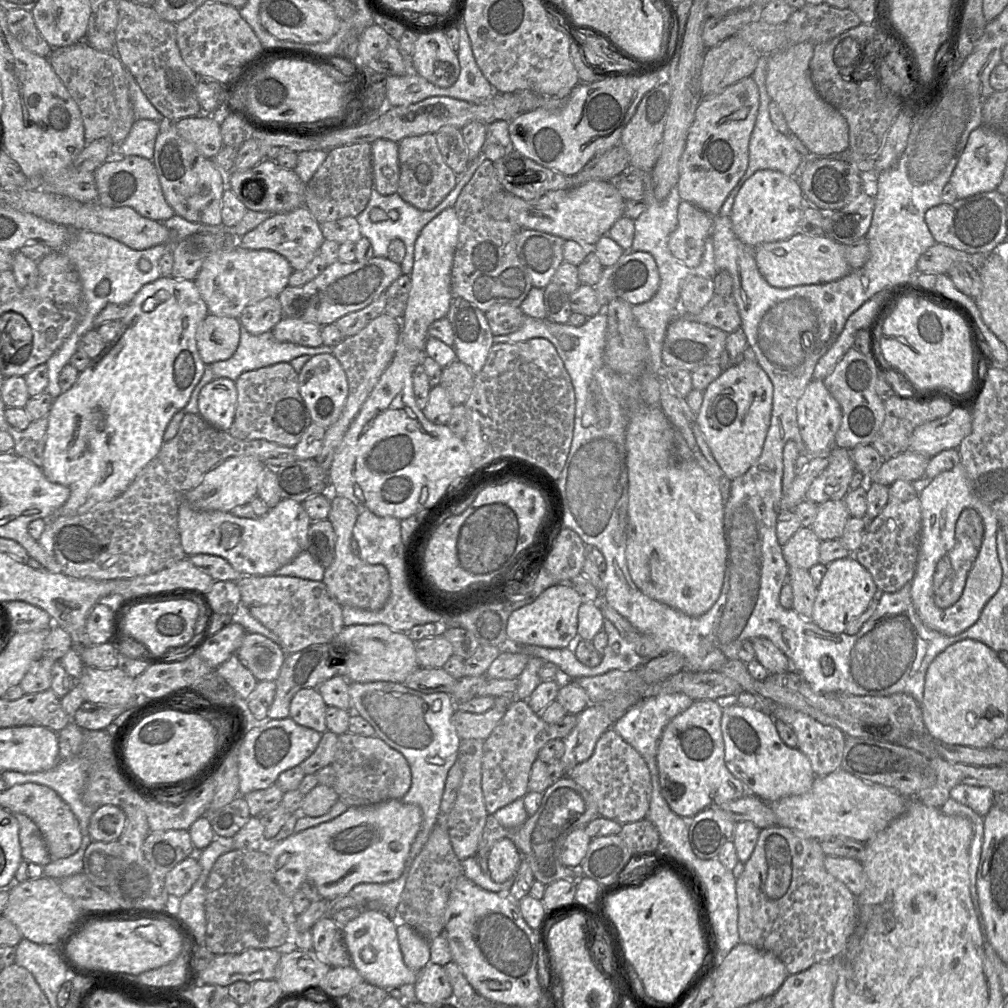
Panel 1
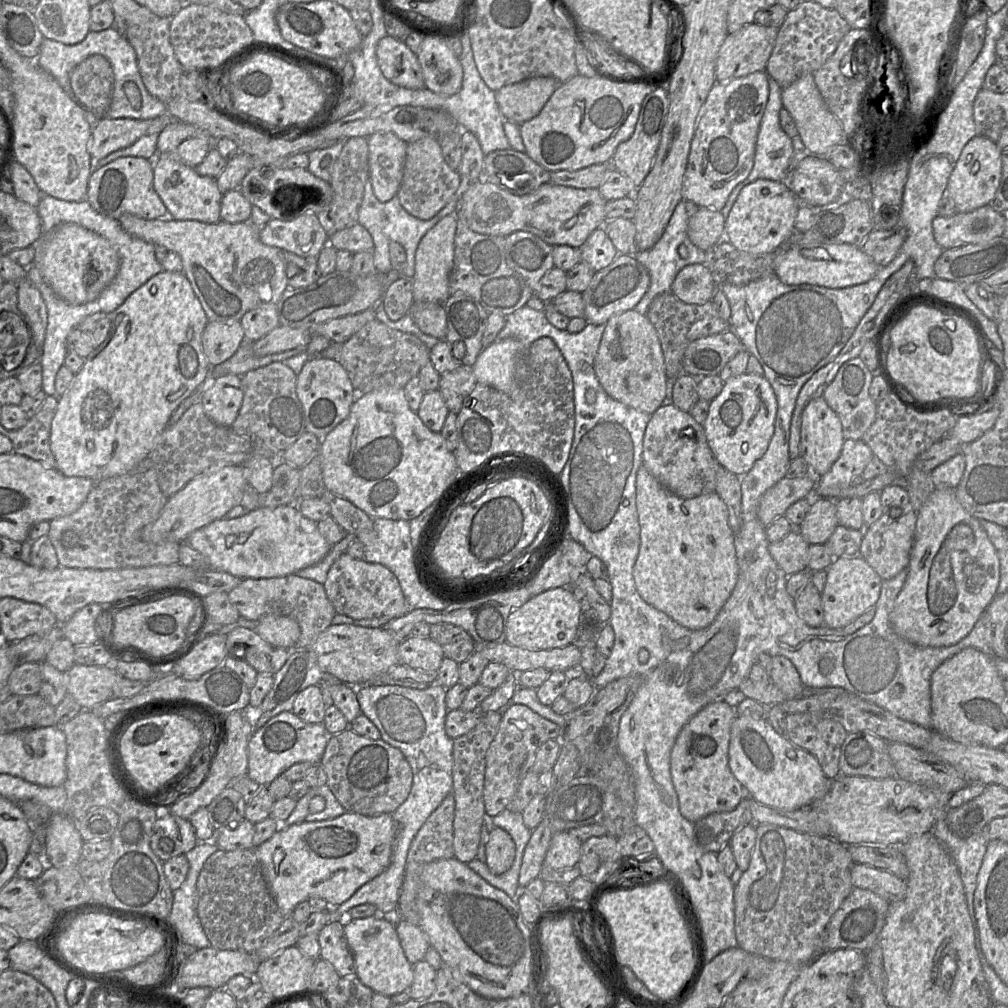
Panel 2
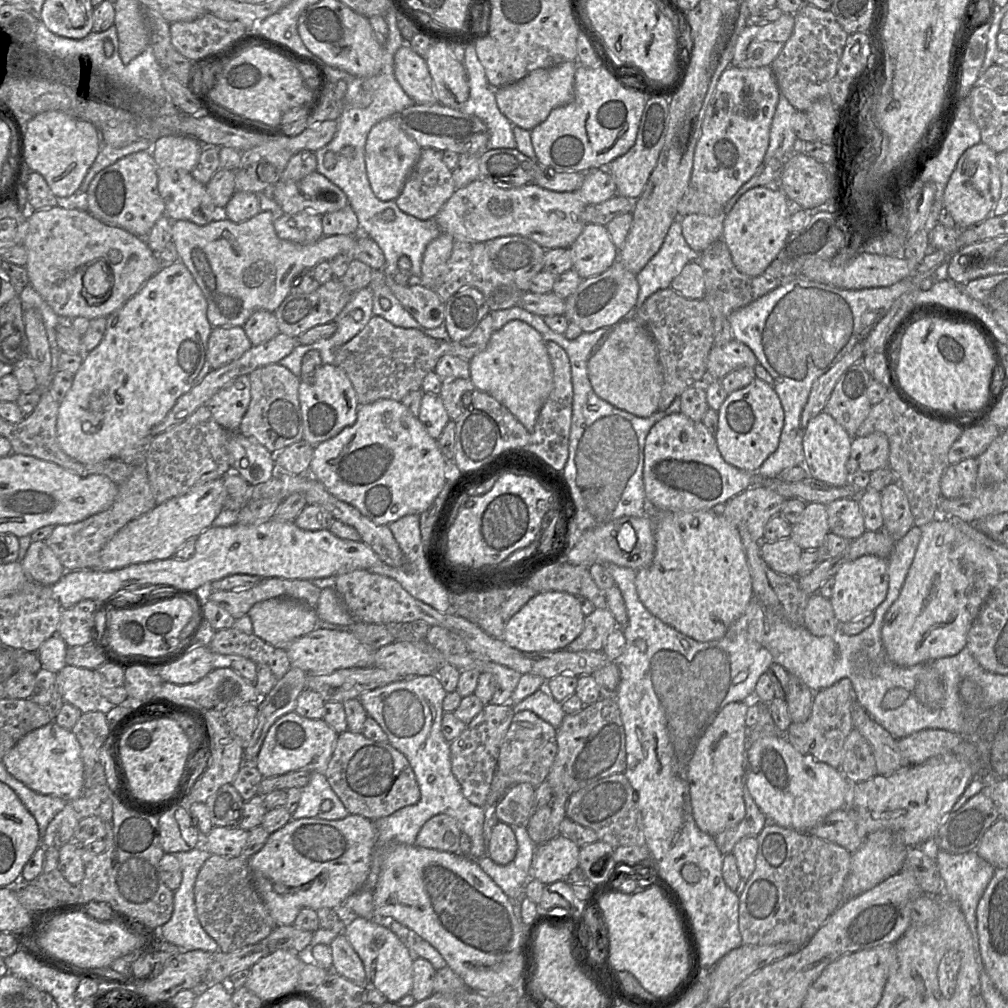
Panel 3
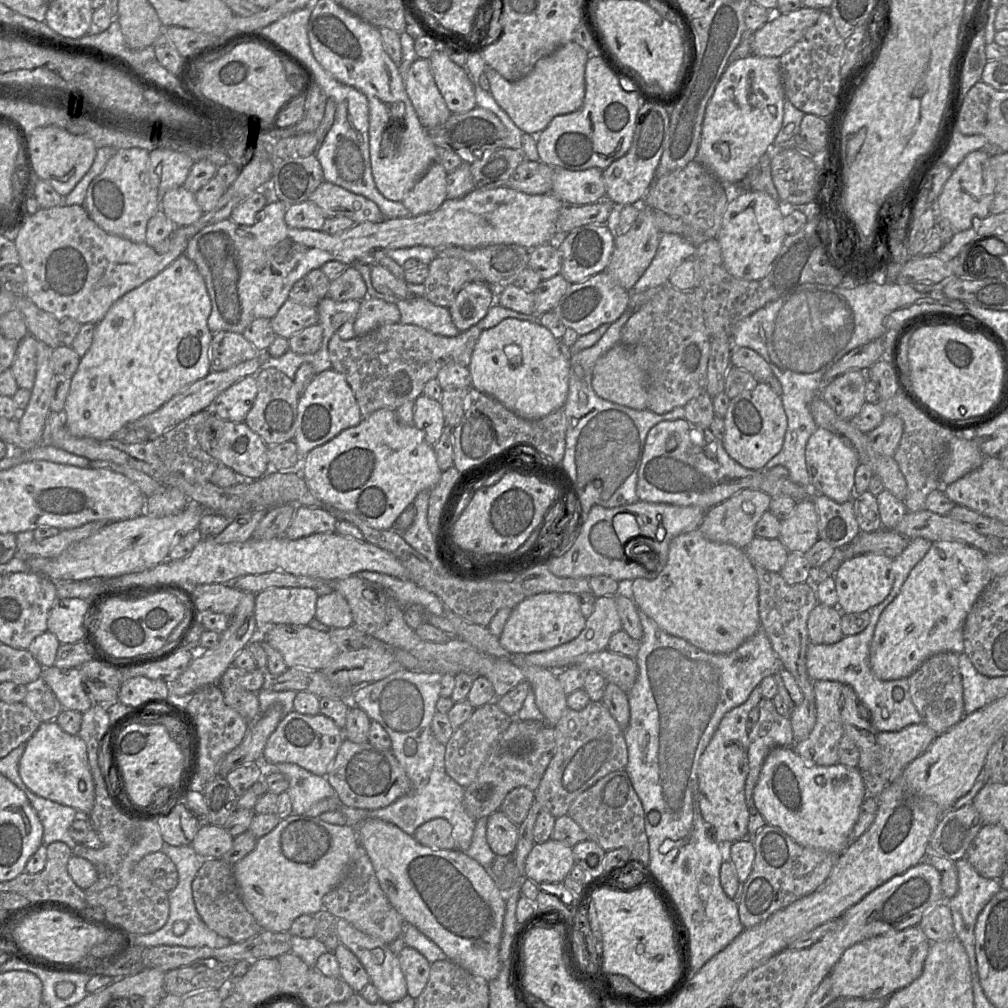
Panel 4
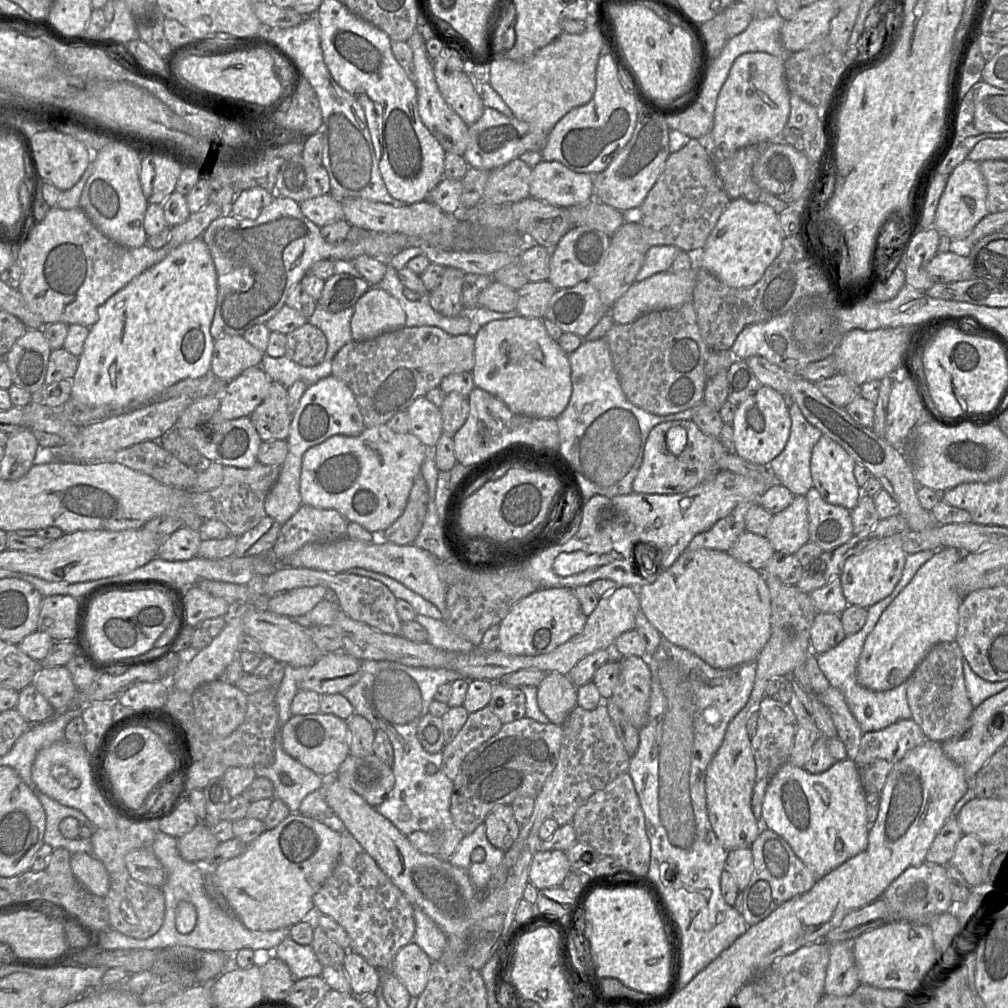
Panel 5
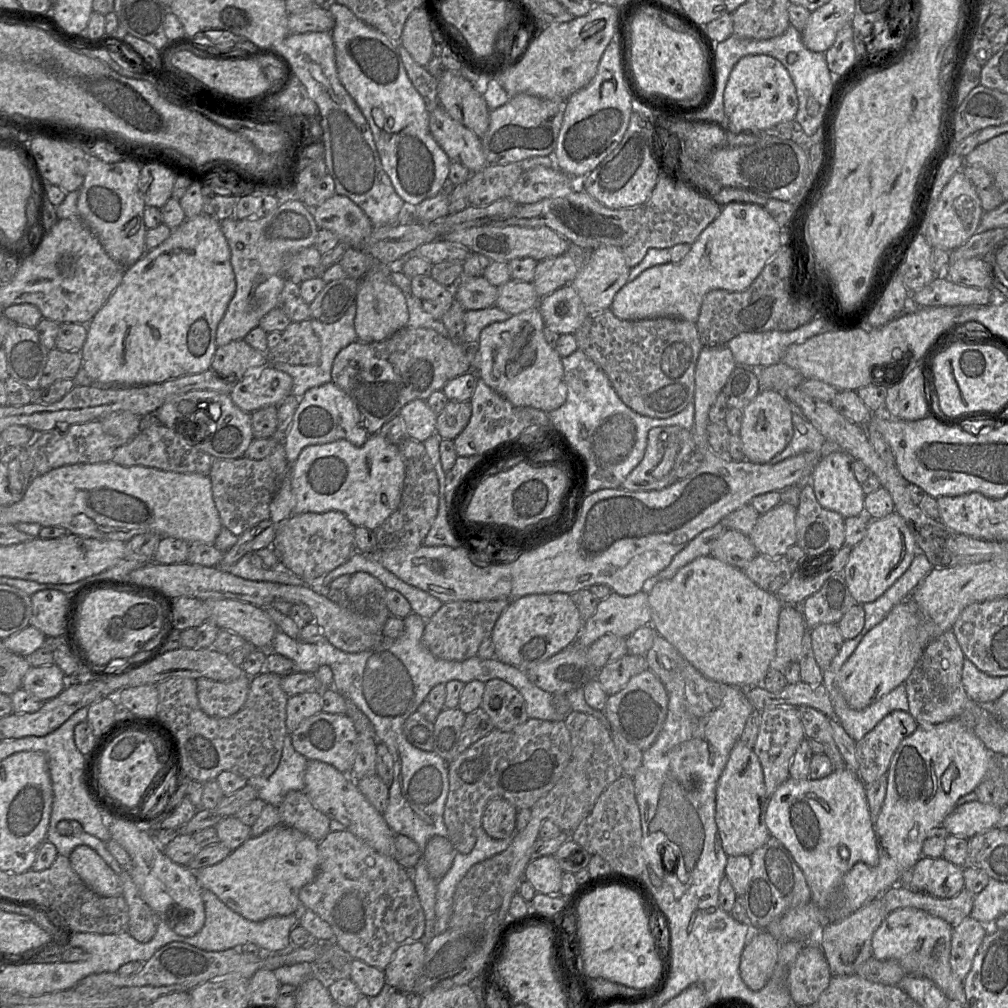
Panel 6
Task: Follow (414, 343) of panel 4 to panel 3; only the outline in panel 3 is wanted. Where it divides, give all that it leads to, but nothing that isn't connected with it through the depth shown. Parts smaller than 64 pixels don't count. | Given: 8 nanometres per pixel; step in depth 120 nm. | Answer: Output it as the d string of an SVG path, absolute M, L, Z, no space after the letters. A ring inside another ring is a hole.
M490 313L461 341L435 339L414 328L396 327L373 315L357 335L335 350L335 364L347 374L360 405L380 399L401 401L409 392L421 389L424 377L434 371L442 356L452 355L470 361L487 346L492 333Z

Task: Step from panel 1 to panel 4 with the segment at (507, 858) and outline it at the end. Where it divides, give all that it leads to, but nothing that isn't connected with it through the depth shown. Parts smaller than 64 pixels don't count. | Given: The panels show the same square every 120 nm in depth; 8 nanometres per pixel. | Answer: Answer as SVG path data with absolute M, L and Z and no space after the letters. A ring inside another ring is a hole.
M497 810L487 817L486 838L496 856L509 856L516 848L519 826L502 811Z

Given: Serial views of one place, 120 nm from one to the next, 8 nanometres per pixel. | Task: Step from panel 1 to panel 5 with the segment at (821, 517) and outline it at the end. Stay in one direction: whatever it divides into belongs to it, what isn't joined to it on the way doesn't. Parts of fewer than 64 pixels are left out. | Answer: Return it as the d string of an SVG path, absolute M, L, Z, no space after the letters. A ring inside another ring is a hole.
M794 496L793 502L783 511L774 514L768 528L766 538L775 552L795 554L803 545L809 542L809 522L807 500L805 496Z

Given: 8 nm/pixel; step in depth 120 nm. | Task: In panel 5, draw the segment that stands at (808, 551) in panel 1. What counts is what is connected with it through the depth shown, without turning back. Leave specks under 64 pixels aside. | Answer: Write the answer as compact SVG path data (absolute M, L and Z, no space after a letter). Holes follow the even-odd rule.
M745 531L727 552L735 559L763 574L775 550L765 536Z

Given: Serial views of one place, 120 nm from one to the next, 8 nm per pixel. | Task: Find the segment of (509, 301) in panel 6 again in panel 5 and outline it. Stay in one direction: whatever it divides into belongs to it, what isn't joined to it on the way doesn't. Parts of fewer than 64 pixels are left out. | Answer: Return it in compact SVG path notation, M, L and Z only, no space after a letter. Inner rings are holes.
M548 280L527 282L517 290L516 311L526 318L544 319L549 302L557 290Z

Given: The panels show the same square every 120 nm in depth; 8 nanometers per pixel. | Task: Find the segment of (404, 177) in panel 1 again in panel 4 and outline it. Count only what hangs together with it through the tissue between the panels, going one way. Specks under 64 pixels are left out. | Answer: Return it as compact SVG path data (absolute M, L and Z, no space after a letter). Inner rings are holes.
M435 161L405 195L402 204L412 216L434 212L447 199L448 172Z

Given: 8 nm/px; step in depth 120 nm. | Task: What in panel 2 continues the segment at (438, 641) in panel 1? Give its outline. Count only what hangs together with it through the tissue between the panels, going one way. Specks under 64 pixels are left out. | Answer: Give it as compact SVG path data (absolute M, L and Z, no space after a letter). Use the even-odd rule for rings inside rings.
M408 637L400 642L398 661L424 671L437 672L444 659L442 647L430 637Z

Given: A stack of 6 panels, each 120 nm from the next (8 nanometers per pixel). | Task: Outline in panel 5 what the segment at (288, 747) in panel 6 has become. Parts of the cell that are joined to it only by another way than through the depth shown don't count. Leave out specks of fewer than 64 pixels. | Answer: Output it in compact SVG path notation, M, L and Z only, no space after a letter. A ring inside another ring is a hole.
M278 723L275 733L275 759L271 766L254 766L257 777L266 777L274 785L275 798L281 799L291 813L297 813L302 800L321 789L326 779L292 758L282 747Z

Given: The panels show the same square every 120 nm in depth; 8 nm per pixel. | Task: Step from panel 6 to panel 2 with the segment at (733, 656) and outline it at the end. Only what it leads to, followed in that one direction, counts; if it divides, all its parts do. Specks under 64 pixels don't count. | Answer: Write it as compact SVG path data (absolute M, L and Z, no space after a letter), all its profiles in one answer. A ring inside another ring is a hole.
M642 465L636 477L636 506L640 524L640 548L633 568L636 588L649 605L690 630L710 626L730 597L738 580L735 533L728 522L728 509L716 492L682 498L662 486Z

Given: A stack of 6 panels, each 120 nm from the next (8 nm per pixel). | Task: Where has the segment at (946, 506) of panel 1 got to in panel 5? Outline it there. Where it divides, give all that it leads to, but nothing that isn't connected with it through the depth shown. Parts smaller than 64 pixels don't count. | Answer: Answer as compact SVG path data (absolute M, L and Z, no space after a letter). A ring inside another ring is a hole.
M954 547L936 550L883 611L867 636L857 663L857 682L861 686L876 692L893 689L908 680L934 645L956 641L958 609L963 599L953 586L951 568L963 554Z

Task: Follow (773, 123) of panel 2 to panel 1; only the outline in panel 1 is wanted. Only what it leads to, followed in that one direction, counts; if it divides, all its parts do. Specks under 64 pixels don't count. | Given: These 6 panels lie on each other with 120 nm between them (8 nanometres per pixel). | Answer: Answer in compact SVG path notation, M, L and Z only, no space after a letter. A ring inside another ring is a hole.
M760 55L756 69L751 75L759 89L760 105L749 142L749 164L745 174L740 179L741 182L744 182L744 180L747 181L758 170L764 169L779 171L787 176L796 176L796 171L803 158L794 148L788 136L781 133L770 118L769 103L771 102L771 98L765 85L768 56L769 55Z

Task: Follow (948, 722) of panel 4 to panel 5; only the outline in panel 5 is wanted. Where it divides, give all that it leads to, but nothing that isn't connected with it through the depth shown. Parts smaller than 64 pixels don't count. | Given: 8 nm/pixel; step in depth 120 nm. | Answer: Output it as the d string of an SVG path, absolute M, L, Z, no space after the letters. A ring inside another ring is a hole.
M956 641L940 642L934 645L918 664L906 681L907 701L912 713L912 720L922 729L927 740L942 743L962 735L969 728L974 706L967 696L963 674L963 653Z

